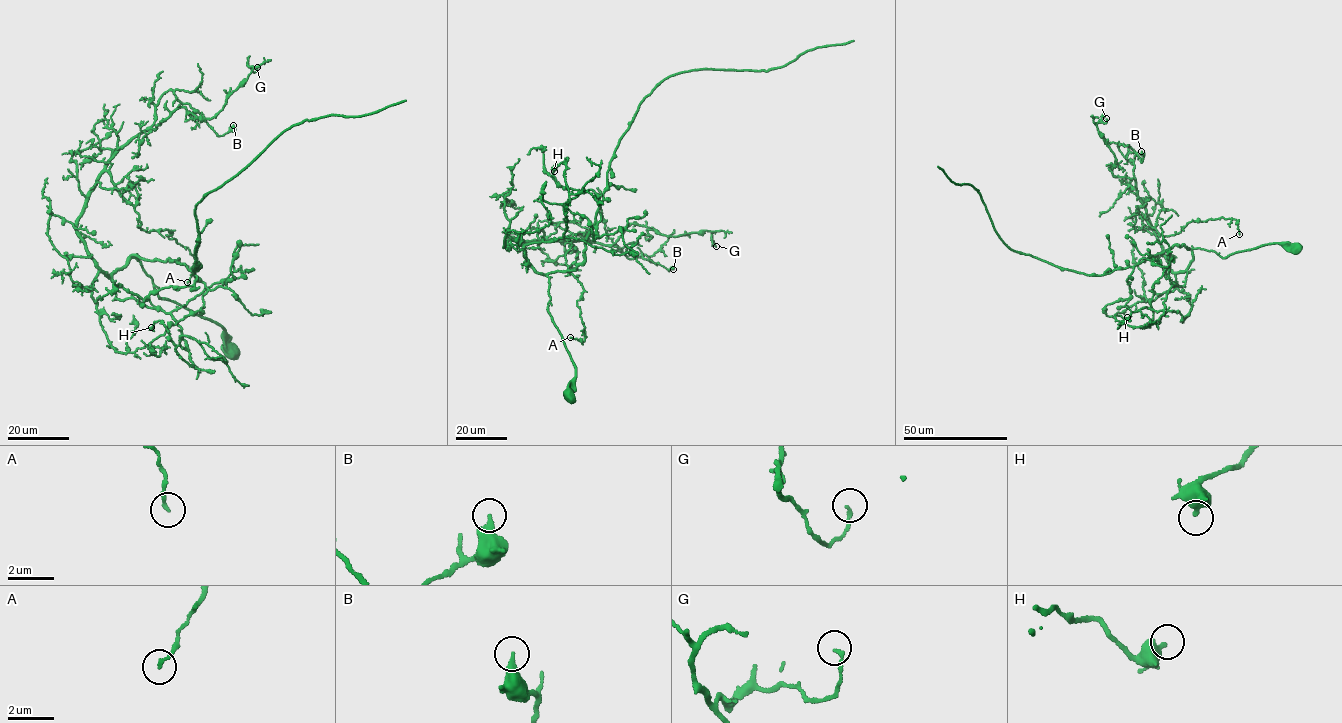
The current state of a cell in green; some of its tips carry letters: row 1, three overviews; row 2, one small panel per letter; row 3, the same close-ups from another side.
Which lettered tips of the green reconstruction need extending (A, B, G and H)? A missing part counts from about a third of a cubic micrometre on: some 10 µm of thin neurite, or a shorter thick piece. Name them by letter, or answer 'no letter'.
no letter

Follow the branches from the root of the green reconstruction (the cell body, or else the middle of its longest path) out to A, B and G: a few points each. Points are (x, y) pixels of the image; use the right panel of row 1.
A: (1295, 250), (1193, 248), (1174, 273), (1144, 216), (1163, 236), (1222, 217), (1239, 234)
B: (1295, 250), (1193, 248), (1174, 273), (1137, 194), (1128, 148), (1141, 162), (1141, 151)
G: (1295, 250), (1193, 248), (1174, 273), (1134, 179), (1113, 174), (1095, 124), (1106, 118)

